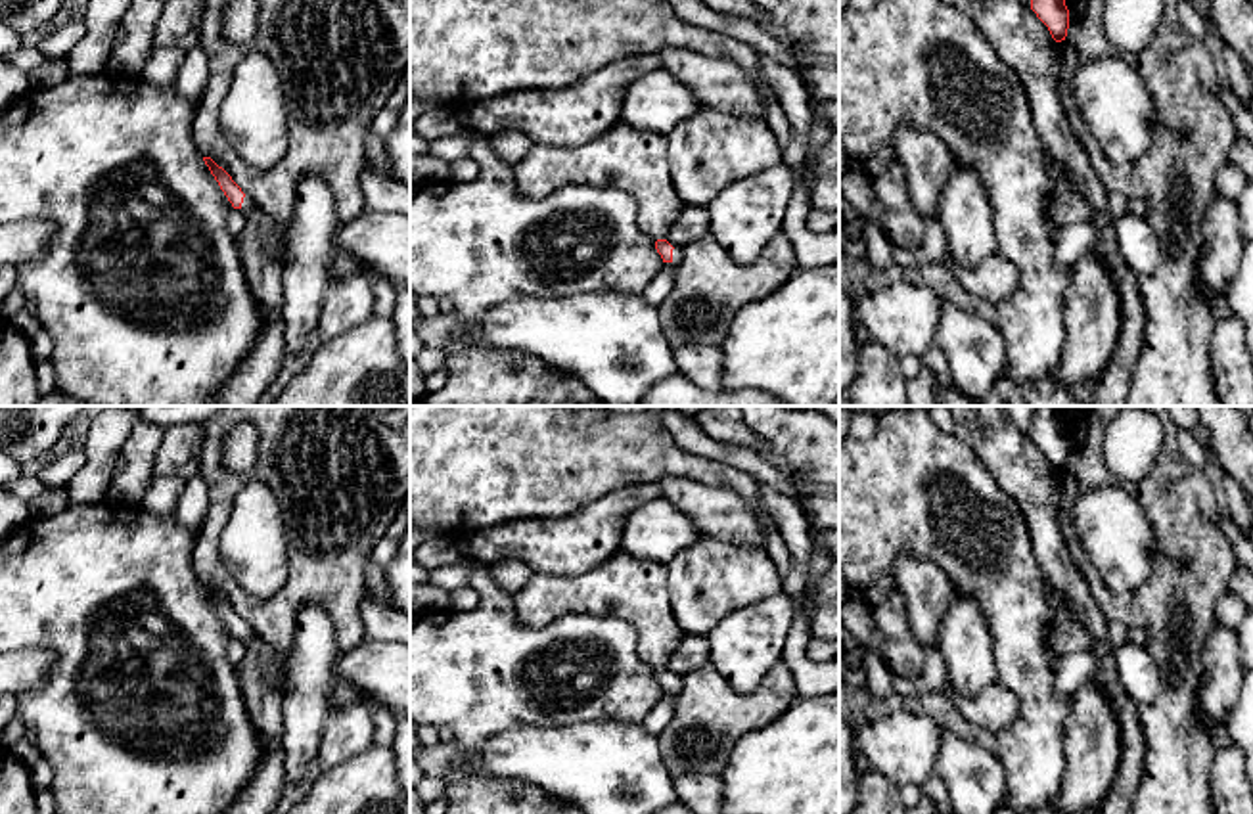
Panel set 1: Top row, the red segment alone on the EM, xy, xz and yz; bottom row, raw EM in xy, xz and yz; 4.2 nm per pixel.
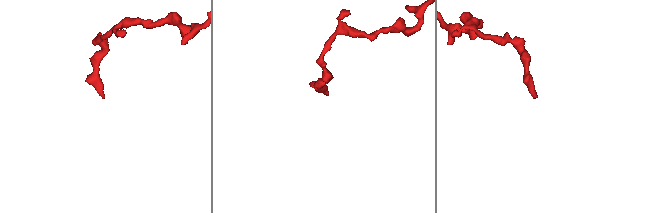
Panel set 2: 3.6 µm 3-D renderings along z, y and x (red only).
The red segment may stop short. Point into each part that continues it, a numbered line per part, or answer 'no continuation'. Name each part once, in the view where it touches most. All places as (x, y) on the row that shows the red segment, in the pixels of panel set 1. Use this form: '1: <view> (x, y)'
1: xy (276, 242)

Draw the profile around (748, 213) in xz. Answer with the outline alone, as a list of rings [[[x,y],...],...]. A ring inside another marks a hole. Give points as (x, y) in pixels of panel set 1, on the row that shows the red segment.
[[[784,163],[730,182],[705,207],[711,237],[734,262],[755,262],[782,232],[791,190],[793,174]]]

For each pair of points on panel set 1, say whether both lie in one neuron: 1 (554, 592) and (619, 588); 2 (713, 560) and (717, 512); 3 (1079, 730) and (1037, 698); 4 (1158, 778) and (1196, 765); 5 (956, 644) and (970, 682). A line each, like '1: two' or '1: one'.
1: one
2: two
3: two
4: one
5: one

